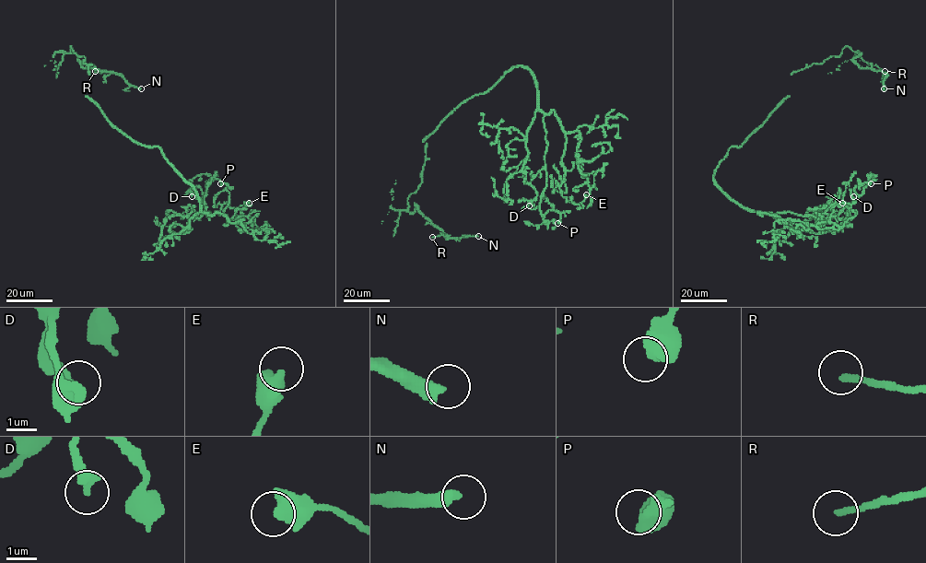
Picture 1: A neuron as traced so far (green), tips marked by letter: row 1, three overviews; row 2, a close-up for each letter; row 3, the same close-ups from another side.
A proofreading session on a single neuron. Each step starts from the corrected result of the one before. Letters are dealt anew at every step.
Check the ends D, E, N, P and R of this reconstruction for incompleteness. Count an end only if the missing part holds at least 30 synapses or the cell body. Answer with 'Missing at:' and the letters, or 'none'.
Missing at: N

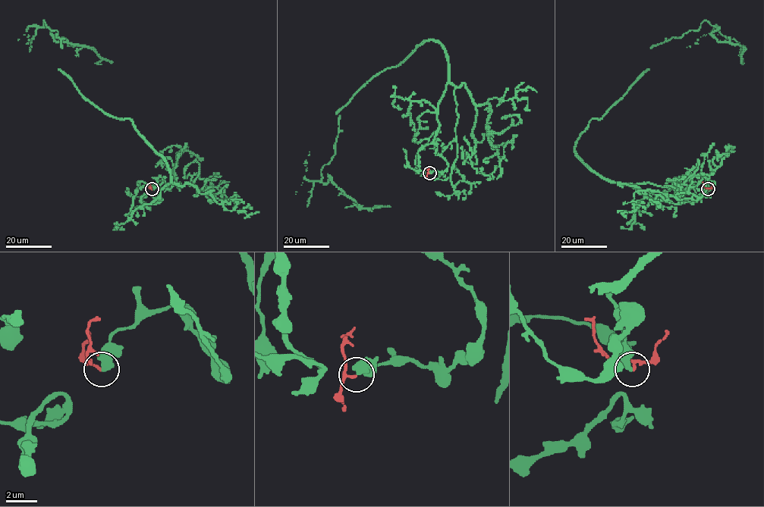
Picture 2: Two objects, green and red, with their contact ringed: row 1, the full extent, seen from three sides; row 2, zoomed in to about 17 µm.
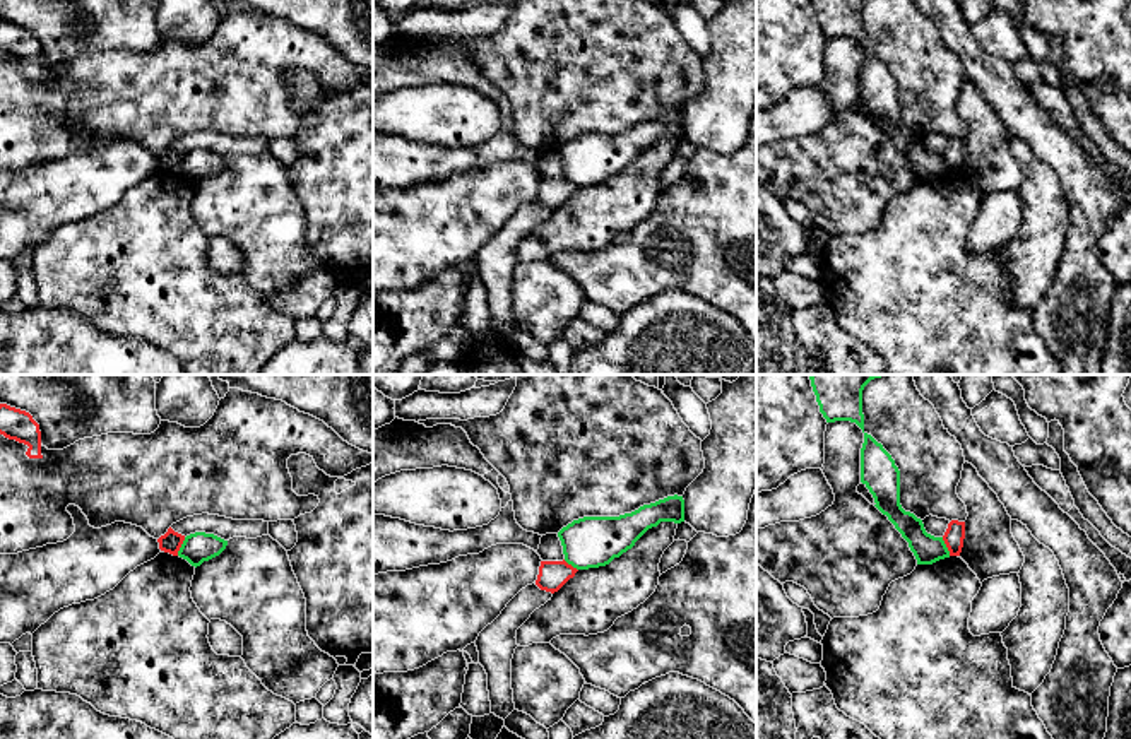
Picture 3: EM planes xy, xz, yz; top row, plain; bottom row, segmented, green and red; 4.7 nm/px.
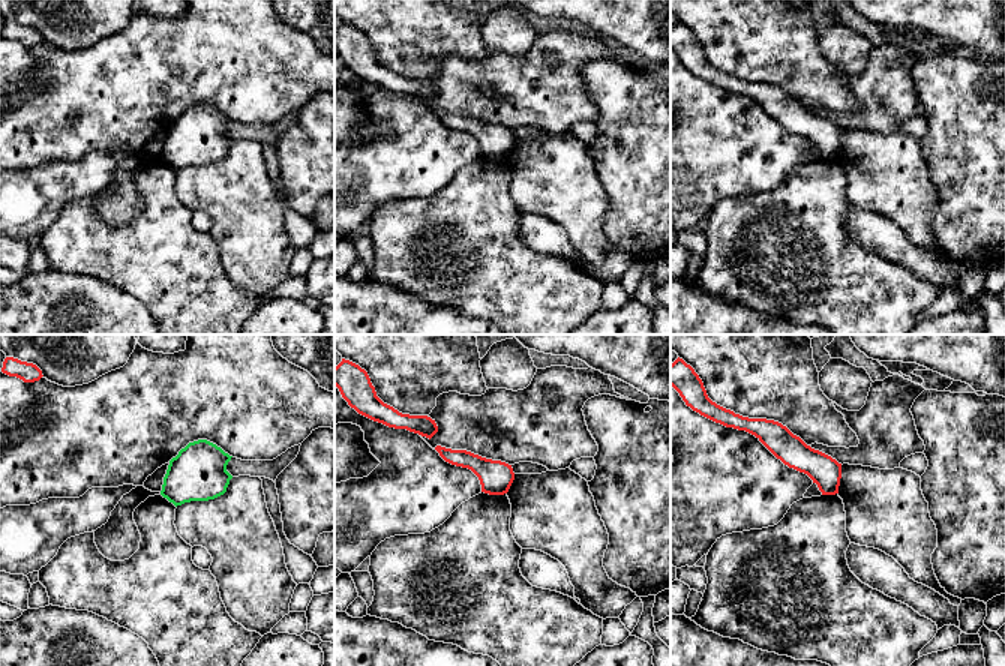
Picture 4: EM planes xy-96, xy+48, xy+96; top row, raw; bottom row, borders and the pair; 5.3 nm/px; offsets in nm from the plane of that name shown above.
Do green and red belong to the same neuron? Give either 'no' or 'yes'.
no

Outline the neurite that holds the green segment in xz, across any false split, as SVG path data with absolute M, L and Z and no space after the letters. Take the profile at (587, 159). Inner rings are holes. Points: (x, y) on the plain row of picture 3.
M667 113L619 133L583 133L558 149L565 178L577 186L609 181L660 139L684 139L683 113Z

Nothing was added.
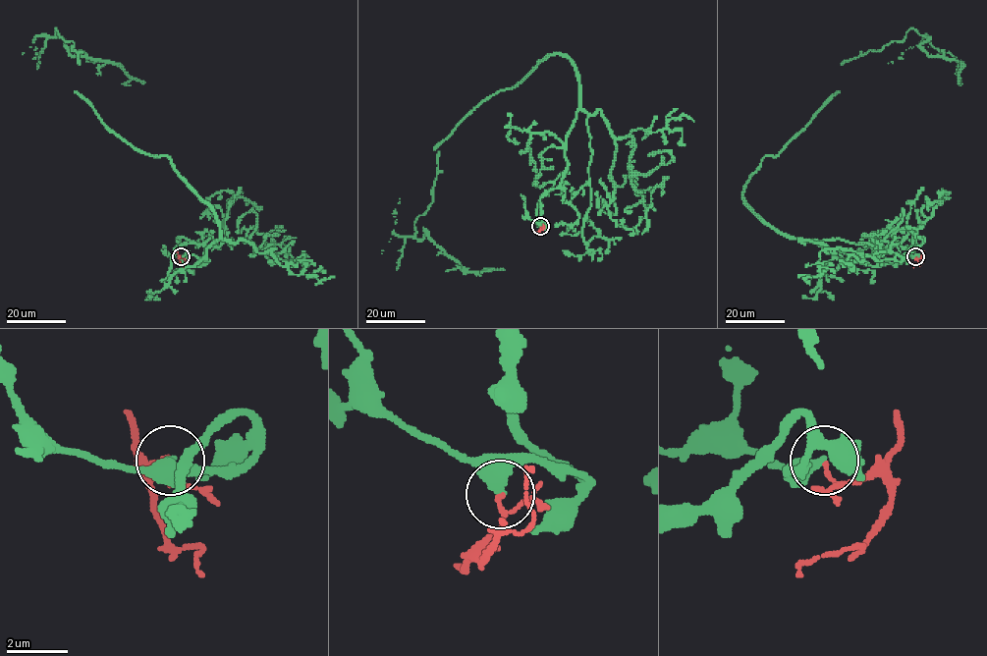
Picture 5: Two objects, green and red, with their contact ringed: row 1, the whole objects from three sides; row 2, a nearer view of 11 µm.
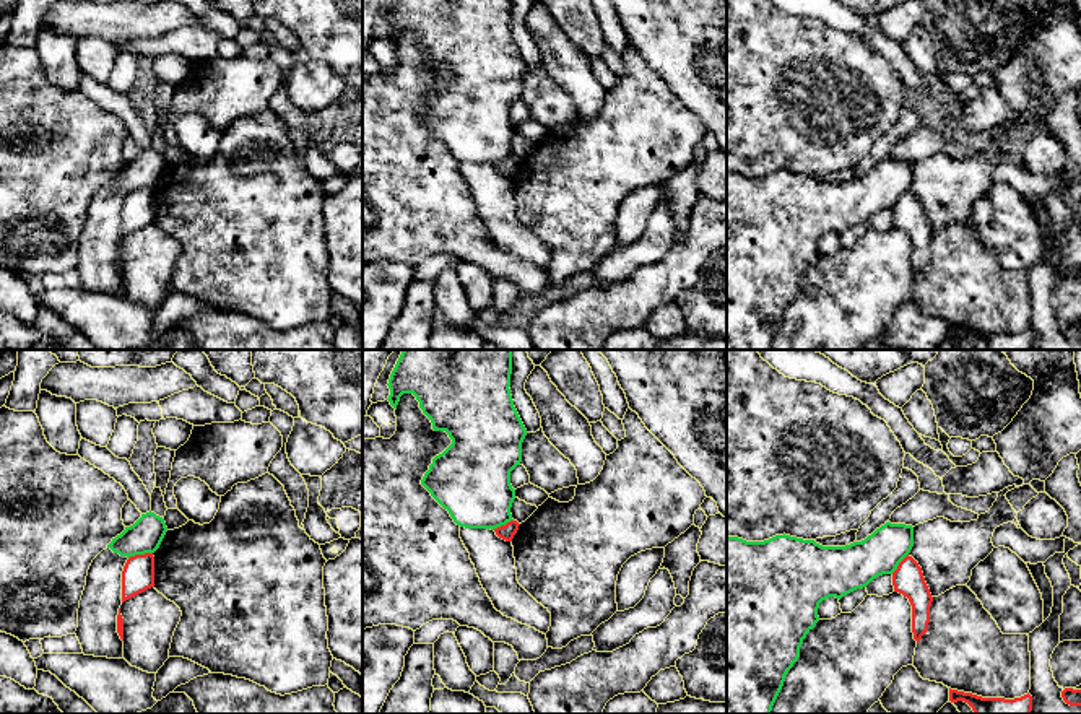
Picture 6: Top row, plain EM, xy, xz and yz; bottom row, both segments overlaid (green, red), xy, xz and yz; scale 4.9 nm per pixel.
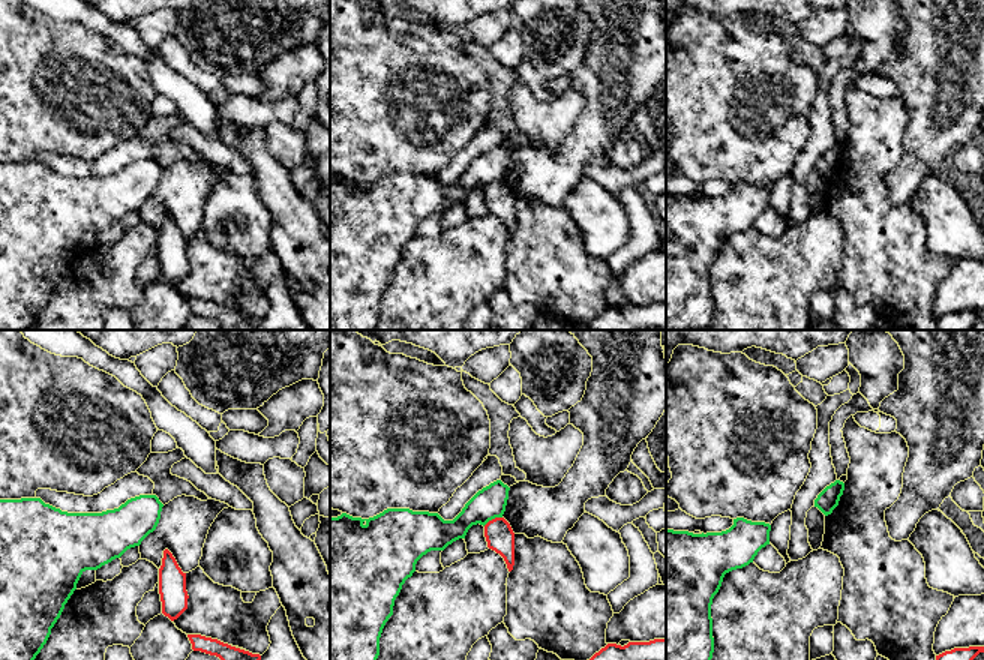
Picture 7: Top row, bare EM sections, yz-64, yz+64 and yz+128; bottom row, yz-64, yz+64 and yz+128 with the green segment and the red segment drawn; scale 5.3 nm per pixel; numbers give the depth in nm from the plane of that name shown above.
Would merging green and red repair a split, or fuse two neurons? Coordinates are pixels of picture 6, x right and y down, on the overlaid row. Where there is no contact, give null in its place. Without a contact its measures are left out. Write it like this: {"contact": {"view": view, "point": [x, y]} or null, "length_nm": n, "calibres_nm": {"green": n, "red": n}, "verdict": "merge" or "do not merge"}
{"contact": {"view": "xy", "point": [140, 553]}, "length_nm": 120, "calibres_nm": {"green": 170, "red": 160}, "verdict": "do not merge"}

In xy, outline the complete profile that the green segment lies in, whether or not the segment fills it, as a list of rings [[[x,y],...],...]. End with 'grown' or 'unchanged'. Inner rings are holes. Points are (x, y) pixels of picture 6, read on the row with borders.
[[[150,511],[141,514],[133,525],[125,527],[120,535],[112,538],[107,548],[127,558],[154,553],[159,548],[166,532],[167,527],[164,519]]]; unchanged

